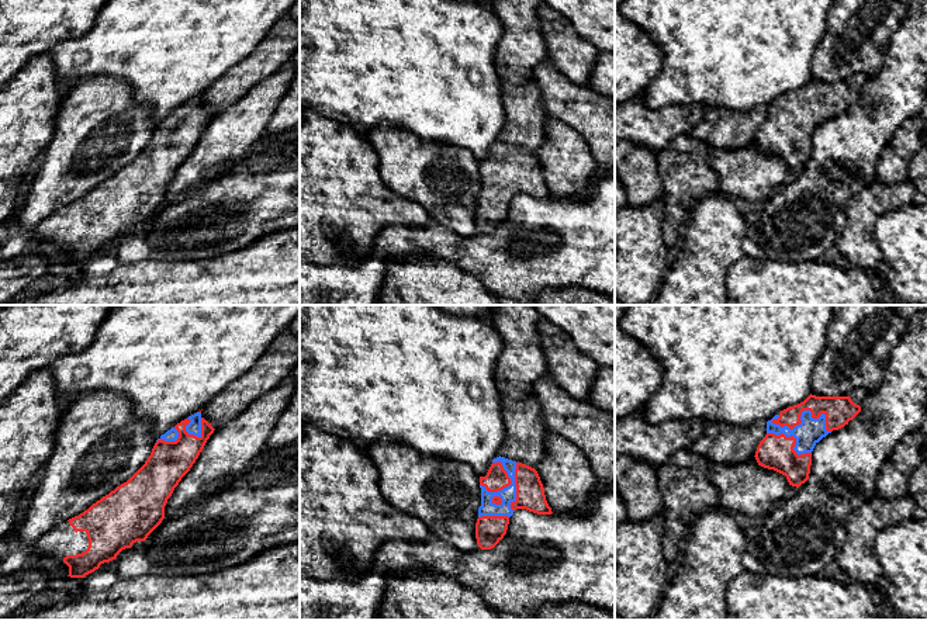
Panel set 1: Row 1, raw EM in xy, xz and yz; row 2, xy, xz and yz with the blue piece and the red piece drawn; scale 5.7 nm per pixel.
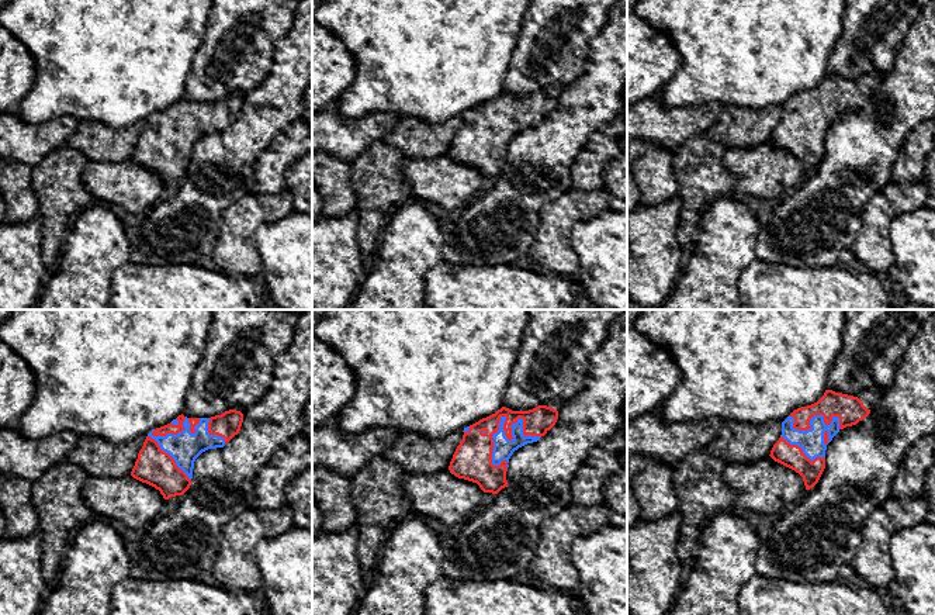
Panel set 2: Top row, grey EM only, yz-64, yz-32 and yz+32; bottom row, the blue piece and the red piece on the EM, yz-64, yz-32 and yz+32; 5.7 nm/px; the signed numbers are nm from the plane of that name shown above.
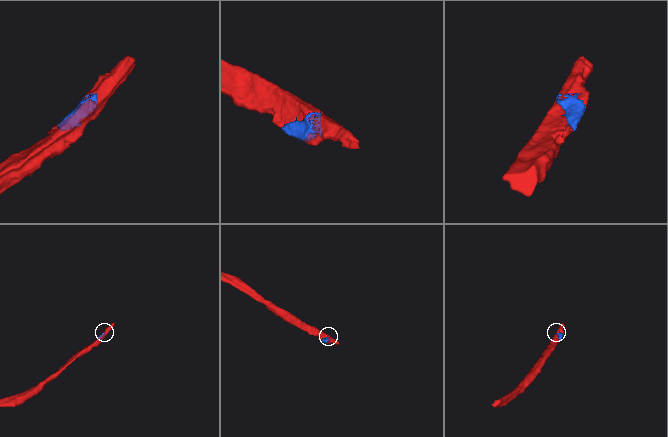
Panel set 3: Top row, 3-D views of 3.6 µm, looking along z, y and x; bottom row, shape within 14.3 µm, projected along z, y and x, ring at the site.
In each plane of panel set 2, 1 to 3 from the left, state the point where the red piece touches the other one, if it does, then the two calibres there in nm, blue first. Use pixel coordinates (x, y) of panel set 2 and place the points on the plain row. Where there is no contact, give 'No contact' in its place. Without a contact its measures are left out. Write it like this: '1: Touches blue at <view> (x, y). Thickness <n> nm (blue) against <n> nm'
1: Touches blue at yz-64 (153, 123). Thickness 180 nm (blue) against 200 nm
2: Touches blue at yz-32 (502, 102). Thickness 120 nm (blue) against 190 nm
3: Touches blue at yz+32 (813, 102). Thickness 140 nm (blue) against 160 nm

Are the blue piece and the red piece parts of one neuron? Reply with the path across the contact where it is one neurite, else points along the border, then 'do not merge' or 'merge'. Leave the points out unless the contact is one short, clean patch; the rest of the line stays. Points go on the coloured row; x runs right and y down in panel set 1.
merge

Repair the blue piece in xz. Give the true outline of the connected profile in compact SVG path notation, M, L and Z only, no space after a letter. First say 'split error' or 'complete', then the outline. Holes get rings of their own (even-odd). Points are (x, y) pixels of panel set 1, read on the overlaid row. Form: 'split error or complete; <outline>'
split error; M497 457L485 477L480 477L481 506L475 538L481 550L494 548L506 534L516 509L551 515L537 471L526 464Z

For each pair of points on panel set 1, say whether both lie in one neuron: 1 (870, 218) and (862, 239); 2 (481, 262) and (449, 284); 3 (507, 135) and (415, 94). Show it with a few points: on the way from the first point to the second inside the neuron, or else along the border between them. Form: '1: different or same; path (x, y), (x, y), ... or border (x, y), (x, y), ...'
1: same; path (864, 224), (862, 234)
2: different; border (436, 259), (450, 262), (470, 273), (487, 290)
3: different; border (501, 99), (504, 130), (498, 139)

